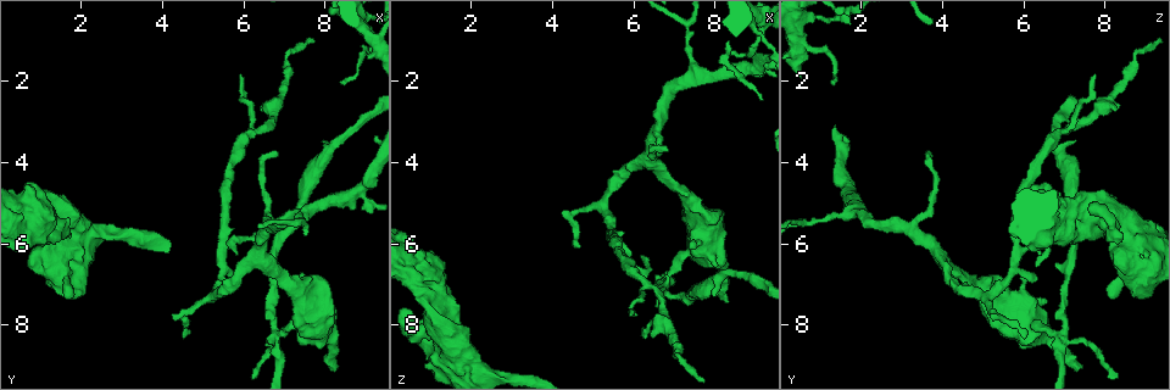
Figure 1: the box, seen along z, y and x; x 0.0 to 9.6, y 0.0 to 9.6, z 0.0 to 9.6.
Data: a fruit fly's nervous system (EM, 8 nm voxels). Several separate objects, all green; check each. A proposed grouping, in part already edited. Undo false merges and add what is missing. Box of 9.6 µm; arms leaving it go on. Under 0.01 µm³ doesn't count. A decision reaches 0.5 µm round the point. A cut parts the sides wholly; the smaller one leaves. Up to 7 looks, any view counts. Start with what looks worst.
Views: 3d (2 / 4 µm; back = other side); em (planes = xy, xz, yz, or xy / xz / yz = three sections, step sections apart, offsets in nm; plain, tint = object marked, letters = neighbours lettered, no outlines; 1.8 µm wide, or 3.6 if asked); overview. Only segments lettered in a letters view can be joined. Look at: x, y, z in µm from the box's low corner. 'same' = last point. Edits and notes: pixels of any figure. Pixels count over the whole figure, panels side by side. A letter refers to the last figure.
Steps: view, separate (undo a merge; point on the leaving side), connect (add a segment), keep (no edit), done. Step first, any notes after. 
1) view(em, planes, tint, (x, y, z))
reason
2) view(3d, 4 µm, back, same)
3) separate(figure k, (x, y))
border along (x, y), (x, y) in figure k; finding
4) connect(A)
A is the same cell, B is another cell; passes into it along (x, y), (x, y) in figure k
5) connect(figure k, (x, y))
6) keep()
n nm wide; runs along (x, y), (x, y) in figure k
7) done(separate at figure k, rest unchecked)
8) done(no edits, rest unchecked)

view(3d, 4 µm, (6.75, 8.30, 6.90))
four-way junction

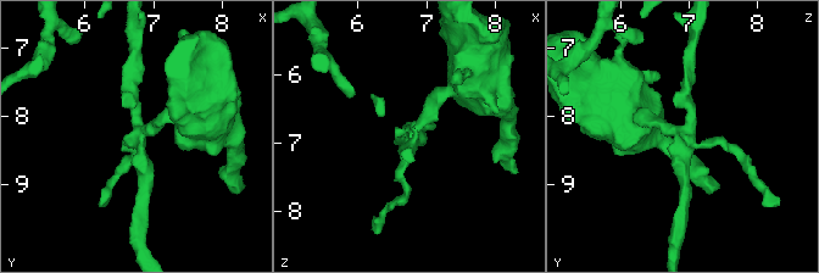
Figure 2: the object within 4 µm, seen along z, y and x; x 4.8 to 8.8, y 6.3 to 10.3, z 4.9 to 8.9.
view(em, planes, letters, (6.75, 8.25, 6.95))
4 arms

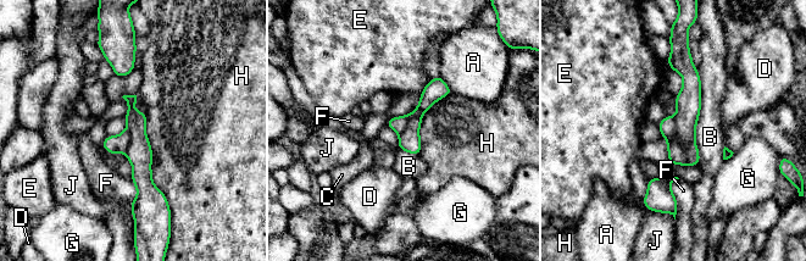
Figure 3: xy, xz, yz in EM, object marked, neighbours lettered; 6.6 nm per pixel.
separate(figure 3, (688, 101))
A, B, C, D, E, F, G, H and J are other cells; the part that leaves runs along (128, 98), (142, 162), (137, 205) in figure 3; a second neuron is stuck on

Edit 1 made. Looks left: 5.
view(3d, 4 µm, (0.65, 5.10, 6.90))
sharp bend

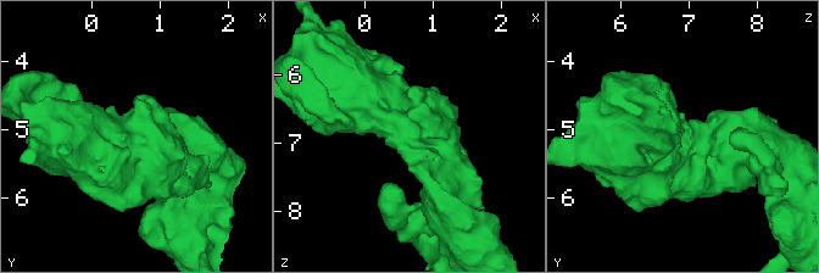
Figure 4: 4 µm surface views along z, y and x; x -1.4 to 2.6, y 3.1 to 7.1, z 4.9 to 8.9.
view(em, 3.6 µm, planes, letters, (0.65, 5.05, 6.85))

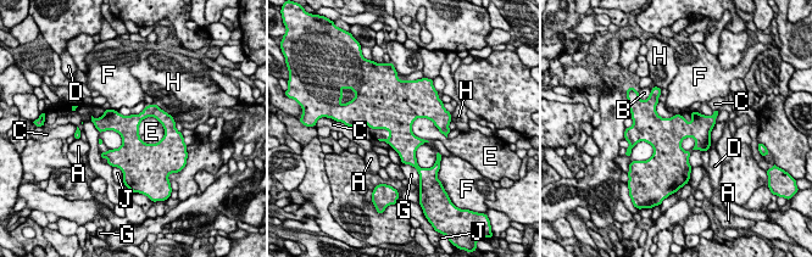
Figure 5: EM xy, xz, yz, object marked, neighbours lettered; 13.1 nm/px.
keep()
E touches over 400 nm; A, B, C, D, E, F, G, H and J are other cells; runs along (96, 121), (156, 113), (166, 126) in figure 5; continuous, no second neuron

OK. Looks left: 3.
view(3d, 4 µm, (1.70, 5.85, 8.00))
an open end

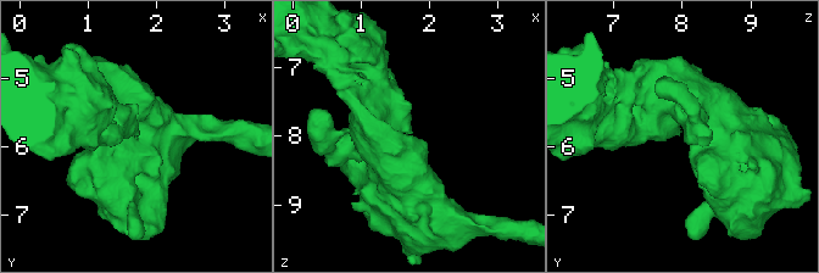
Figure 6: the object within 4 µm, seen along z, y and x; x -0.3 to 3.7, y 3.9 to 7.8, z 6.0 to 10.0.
view(em, planes, letters, (1.75, 5.85, 7.95))
shape alone is not enough

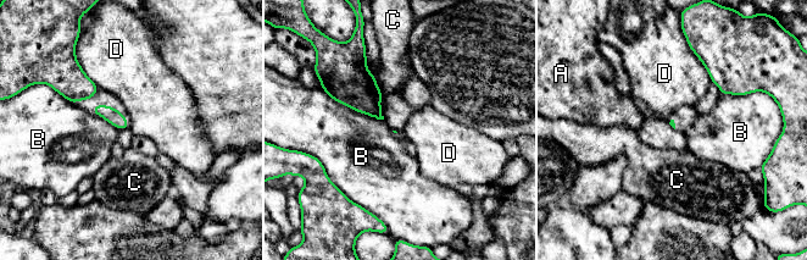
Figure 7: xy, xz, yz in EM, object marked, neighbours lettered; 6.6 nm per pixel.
keep()
B touches over 440 nm; A, B, C and D are other cells; no lettered segment goes on from it

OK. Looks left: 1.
done(separate at figure 3, rest unchecked)

